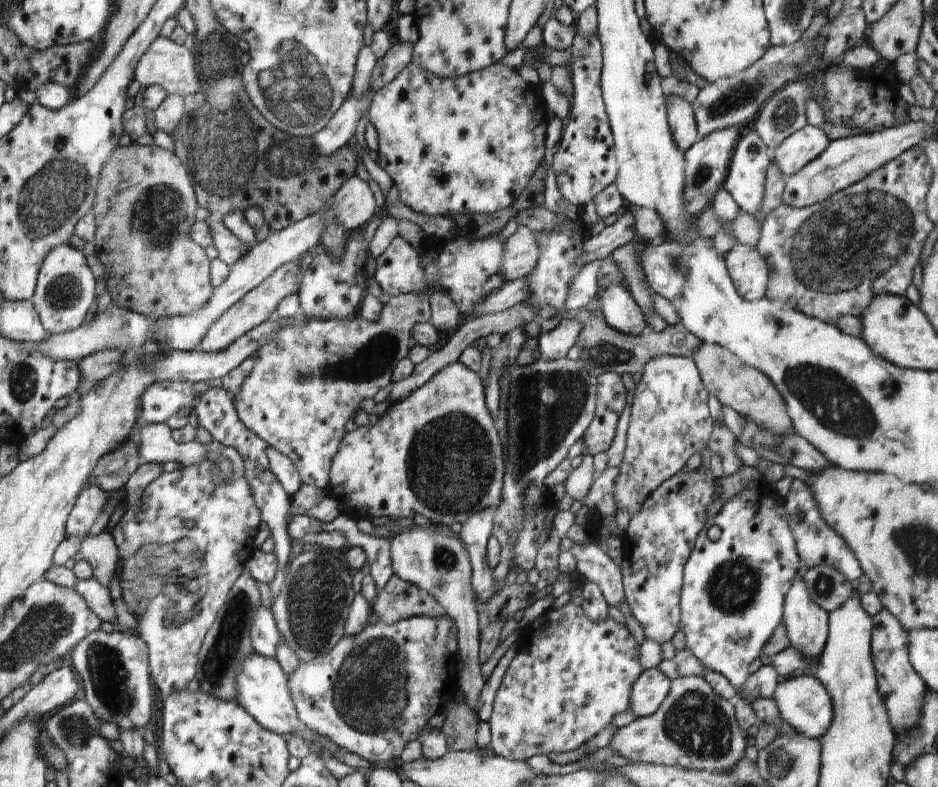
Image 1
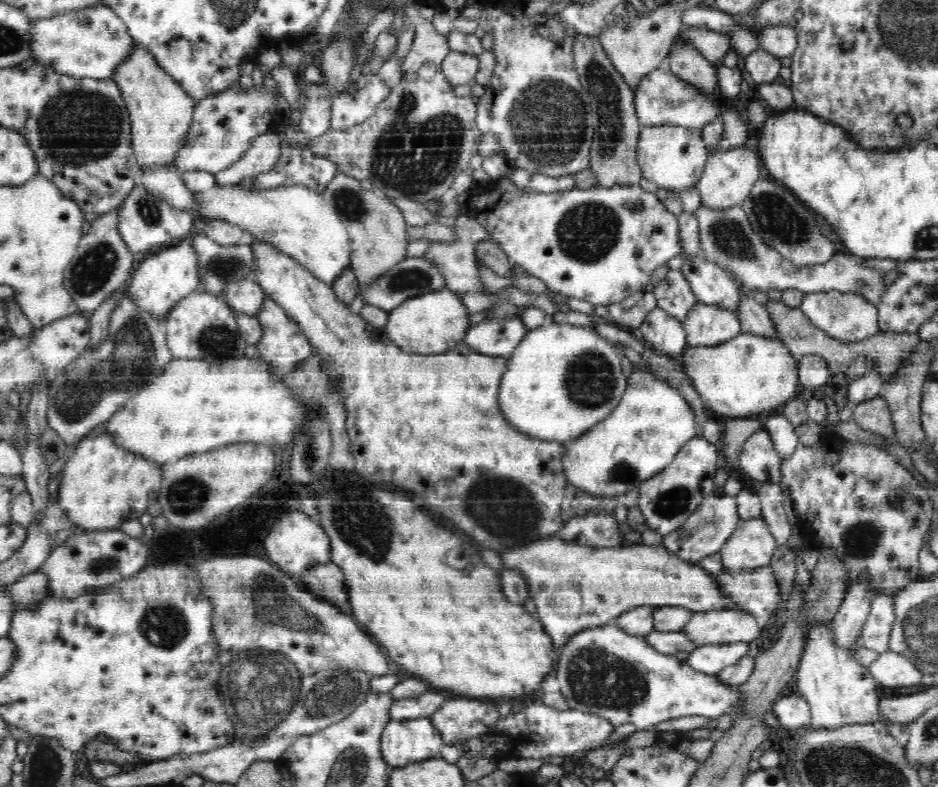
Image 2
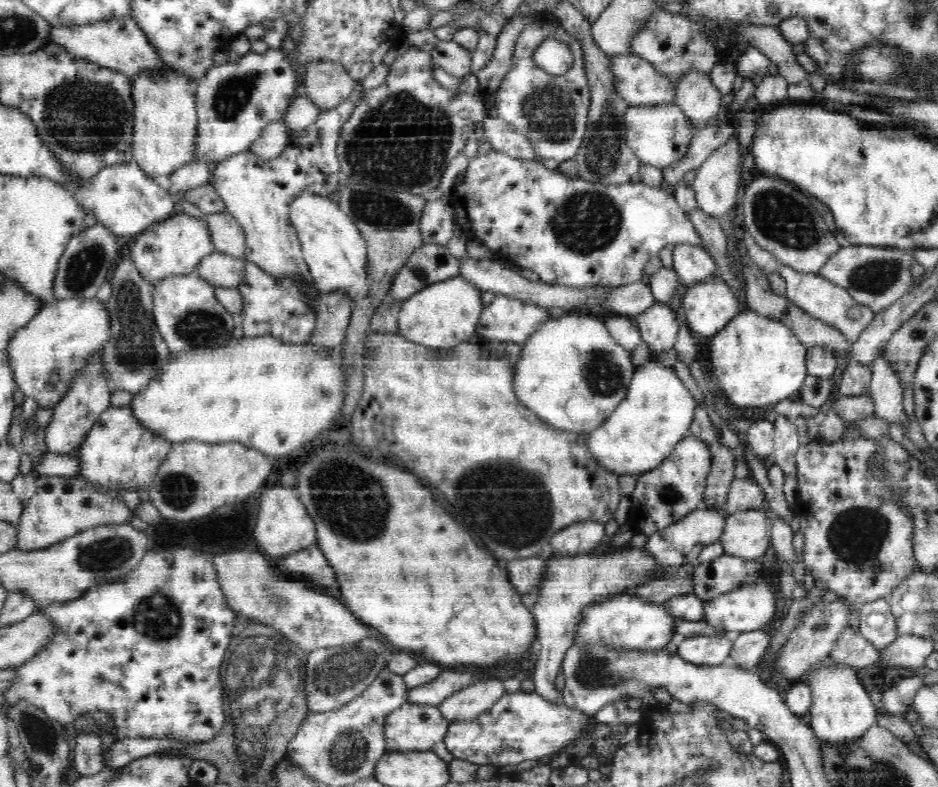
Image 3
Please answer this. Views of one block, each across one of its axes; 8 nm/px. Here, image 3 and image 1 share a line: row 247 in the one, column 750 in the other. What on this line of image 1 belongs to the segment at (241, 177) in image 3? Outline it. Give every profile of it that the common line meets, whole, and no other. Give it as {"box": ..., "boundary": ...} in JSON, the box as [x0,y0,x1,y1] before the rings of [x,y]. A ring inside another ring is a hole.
{"box":[726,243,769,300],"boundary":[[[737,243],[726,255],[727,266],[732,266],[732,278],[740,286],[744,299],[761,300],[767,295],[769,281],[768,263],[752,245]]]}

